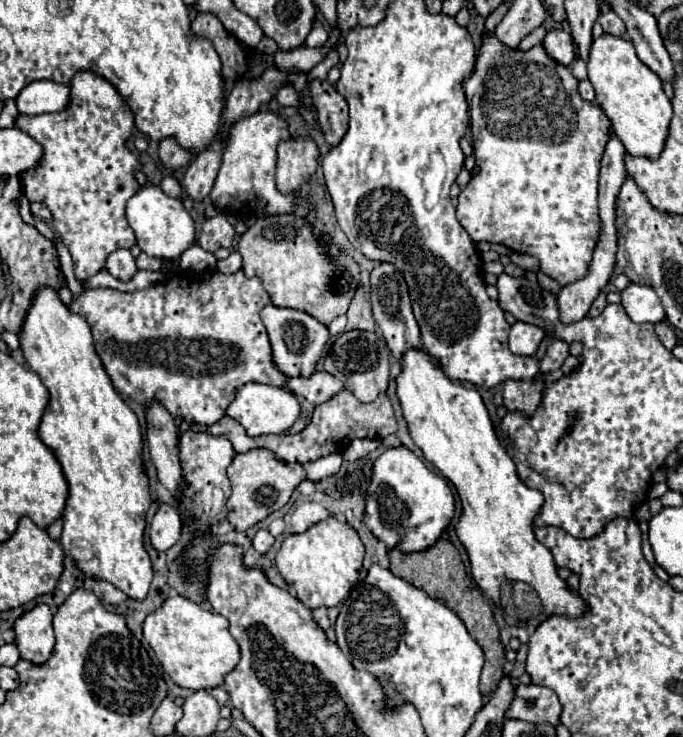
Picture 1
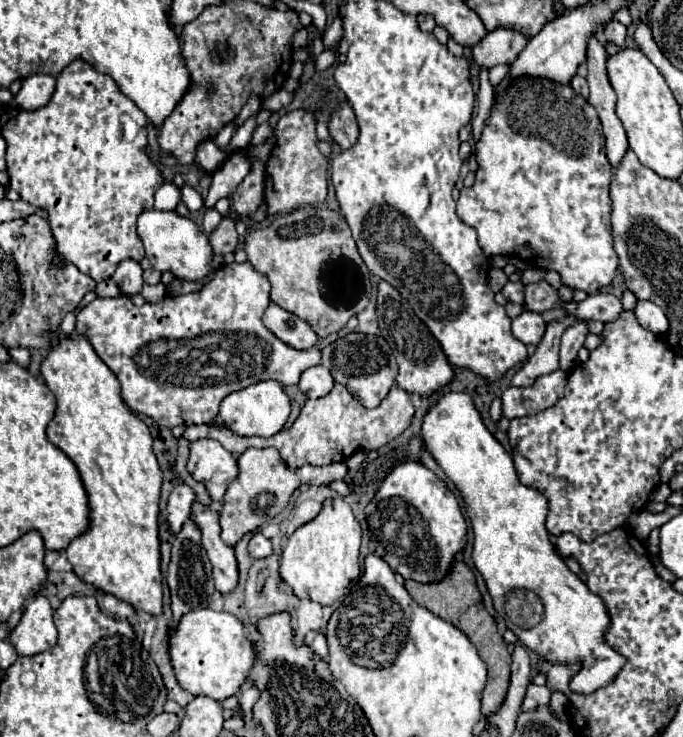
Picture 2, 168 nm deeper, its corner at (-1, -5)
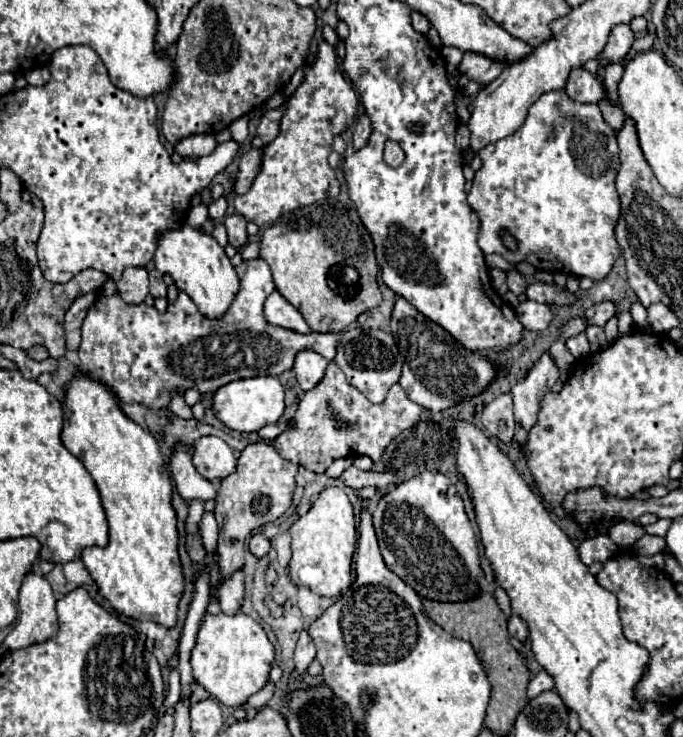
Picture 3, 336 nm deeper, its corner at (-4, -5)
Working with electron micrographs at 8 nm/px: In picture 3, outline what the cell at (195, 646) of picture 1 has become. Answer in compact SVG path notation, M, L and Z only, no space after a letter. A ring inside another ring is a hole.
M239 612L235 616L227 616L227 614L217 614L217 616L205 614L203 616L199 634L197 634L197 644L191 654L193 678L197 684L201 684L209 694L213 694L225 706L233 706L233 708L243 706L249 696L259 692L269 682L269 672L271 672L273 660L275 660L275 646L267 638L267 632L263 630L263 626L257 620L253 620L251 616L247 616L243 612Z

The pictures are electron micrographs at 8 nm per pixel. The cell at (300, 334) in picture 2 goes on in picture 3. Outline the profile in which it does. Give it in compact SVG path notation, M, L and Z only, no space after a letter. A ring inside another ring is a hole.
M273 290L269 296L267 296L267 302L265 302L265 318L269 324L273 326L281 326L281 328L289 328L289 330L295 330L295 332L301 332L301 334L307 334L311 332L307 322L303 320L301 312L291 306L281 294L279 290Z

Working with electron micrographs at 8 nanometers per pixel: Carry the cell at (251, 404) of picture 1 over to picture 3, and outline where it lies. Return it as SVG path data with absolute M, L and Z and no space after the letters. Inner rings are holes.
M255 376L245 380L235 380L233 384L221 386L213 394L213 412L229 428L237 432L257 432L267 424L277 424L285 410L283 386L275 376Z

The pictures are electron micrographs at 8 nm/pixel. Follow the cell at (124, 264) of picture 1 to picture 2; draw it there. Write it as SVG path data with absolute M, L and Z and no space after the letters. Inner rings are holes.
M122 260L112 276L112 280L120 286L120 290L124 292L124 296L132 296L138 294L142 290L142 268L136 260Z

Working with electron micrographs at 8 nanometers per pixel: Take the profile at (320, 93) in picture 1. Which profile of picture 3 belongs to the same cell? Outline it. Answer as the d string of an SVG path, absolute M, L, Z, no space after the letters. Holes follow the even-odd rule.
M363 114L363 116L359 116L359 120L353 128L353 146L355 146L355 150L363 148L367 144L369 136L371 136L371 120L369 120L367 114Z

